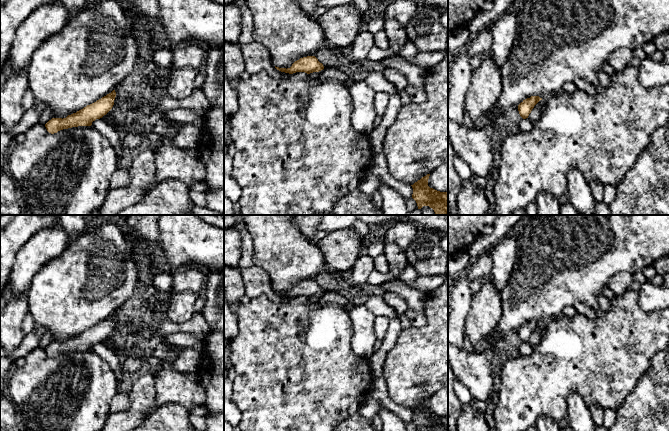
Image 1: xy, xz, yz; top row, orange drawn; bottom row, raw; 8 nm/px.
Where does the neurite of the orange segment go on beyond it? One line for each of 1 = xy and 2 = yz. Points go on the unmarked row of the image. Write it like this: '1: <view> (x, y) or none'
1: none
2: none

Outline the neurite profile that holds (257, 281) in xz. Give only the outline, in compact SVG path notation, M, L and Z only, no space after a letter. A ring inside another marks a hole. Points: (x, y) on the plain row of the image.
M256 267L240 269L245 284L245 295L250 299L261 294L266 295L271 301L281 303L290 298L281 296L271 286L269 275L263 269Z

